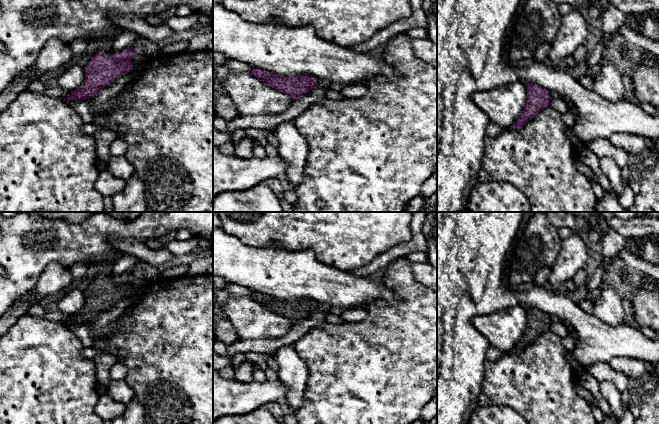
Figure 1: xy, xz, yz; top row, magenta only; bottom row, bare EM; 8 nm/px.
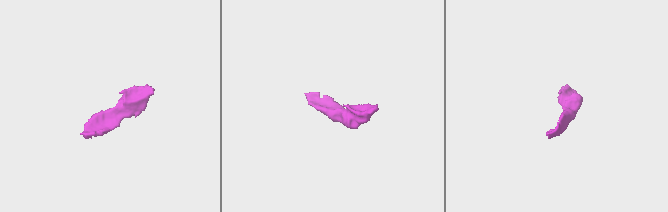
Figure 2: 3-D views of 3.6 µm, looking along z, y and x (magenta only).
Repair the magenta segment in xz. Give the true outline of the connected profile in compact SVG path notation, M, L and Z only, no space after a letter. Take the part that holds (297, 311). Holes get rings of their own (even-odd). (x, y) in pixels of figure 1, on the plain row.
M253 292L250 297L270 311L288 318L294 324L304 321L317 309L317 302L312 300L278 300L273 296L266 296L258 292Z

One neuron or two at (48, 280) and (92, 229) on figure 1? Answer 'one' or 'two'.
two

